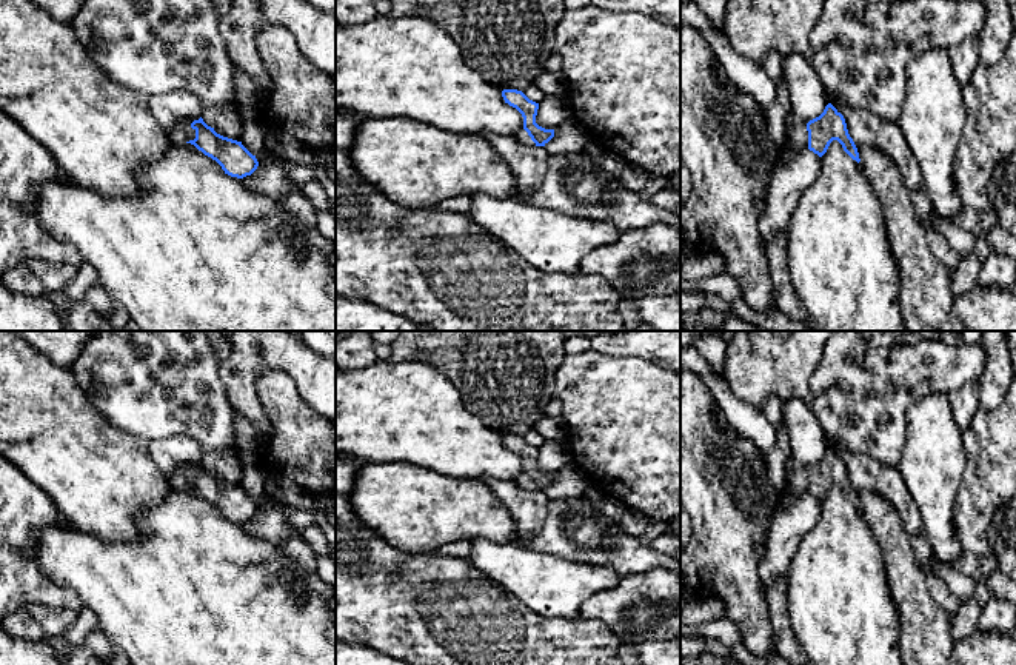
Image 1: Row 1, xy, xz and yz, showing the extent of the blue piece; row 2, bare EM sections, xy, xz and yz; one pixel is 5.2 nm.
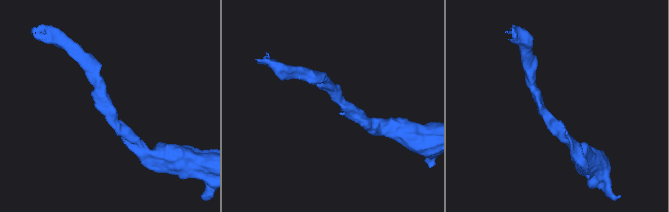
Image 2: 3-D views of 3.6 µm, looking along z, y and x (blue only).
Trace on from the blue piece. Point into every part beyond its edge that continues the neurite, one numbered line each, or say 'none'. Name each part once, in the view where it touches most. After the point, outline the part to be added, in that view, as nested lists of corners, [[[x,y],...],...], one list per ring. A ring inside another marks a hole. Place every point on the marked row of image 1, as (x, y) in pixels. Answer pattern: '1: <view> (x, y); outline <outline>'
1: xy (180, 133); outline [[[180,119],[171,129],[168,129],[174,145],[183,145],[196,139],[196,129],[191,128],[192,122],[192,119]]]

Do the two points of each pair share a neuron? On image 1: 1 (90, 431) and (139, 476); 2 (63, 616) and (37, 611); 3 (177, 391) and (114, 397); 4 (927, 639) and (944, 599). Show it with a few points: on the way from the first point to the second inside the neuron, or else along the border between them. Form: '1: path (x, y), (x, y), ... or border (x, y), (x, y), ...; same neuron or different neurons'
1: path (102, 444), (126, 468); same neuron
2: path (57, 616), (43, 616); same neuron
3: path (162, 391), (130, 391); same neuron
4: border (924, 576), (930, 596), (950, 618); different neurons

